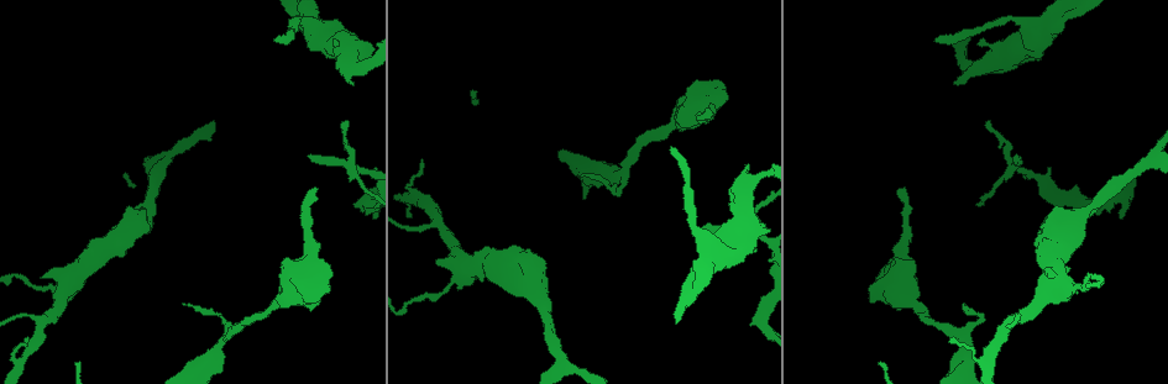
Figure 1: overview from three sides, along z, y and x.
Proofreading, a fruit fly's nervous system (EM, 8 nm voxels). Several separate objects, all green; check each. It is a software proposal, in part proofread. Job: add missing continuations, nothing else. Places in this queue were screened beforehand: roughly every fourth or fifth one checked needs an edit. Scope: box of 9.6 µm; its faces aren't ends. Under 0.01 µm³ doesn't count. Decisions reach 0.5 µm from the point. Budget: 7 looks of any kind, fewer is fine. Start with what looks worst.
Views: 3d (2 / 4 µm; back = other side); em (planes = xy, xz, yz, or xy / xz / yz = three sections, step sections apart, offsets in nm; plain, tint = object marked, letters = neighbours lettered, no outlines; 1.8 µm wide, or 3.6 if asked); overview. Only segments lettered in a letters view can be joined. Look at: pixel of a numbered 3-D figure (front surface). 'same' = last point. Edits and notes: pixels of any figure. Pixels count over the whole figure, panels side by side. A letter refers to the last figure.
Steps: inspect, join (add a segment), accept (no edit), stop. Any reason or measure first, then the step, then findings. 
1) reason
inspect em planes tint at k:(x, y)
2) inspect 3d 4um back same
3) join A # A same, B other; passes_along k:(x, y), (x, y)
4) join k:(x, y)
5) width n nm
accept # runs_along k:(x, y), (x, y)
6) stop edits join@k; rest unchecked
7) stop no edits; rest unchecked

inspect 3d 2um back at 1:(278, 37)

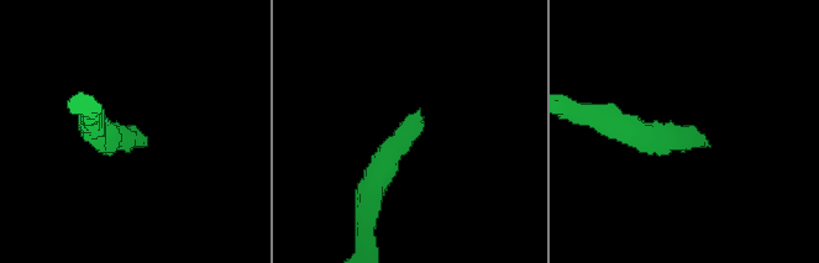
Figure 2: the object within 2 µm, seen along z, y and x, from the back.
now the EM
inspect em planes plain at 2:(701, 134)

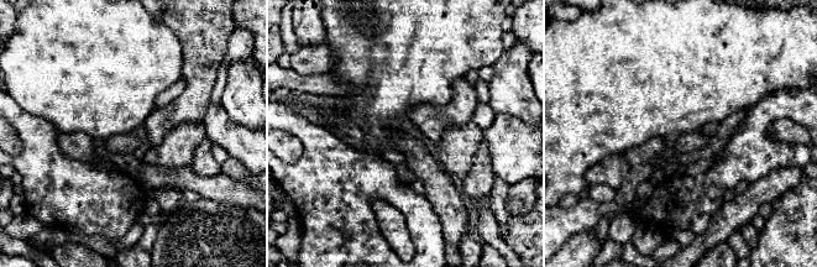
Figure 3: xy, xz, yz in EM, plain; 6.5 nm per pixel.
inspect em planes letters same

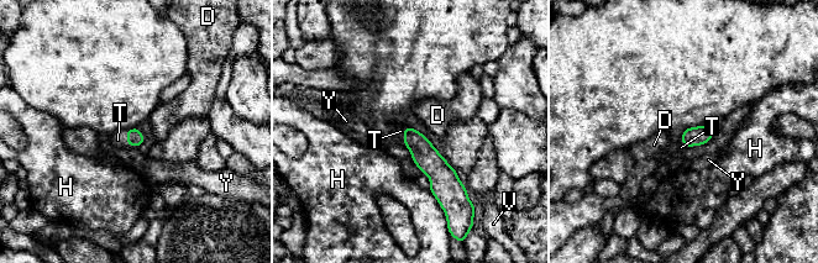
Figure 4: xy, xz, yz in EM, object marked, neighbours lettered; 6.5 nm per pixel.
width 110 nm; longest_contact H 170 nm
join T # D other, H other, T same, V other, Y other; the cell continues

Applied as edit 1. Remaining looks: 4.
inspect overview

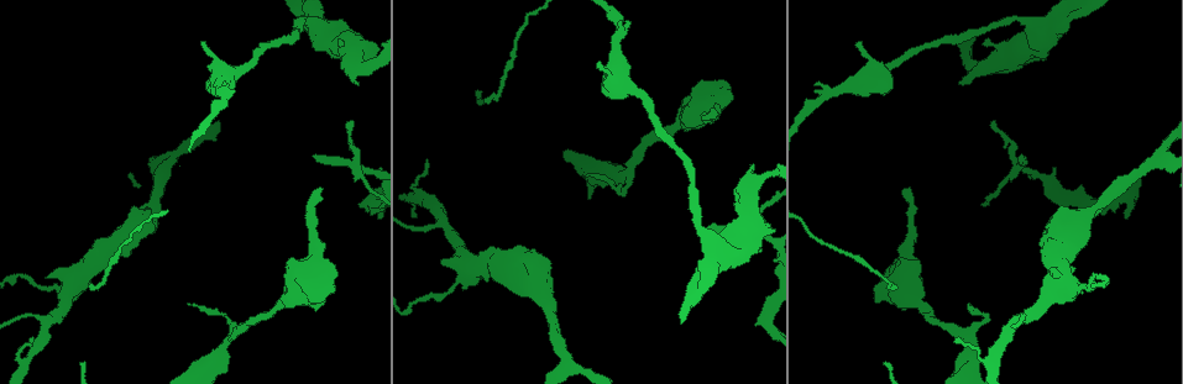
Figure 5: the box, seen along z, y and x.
an open end
inspect 3d 2um at 5:(321, 189)

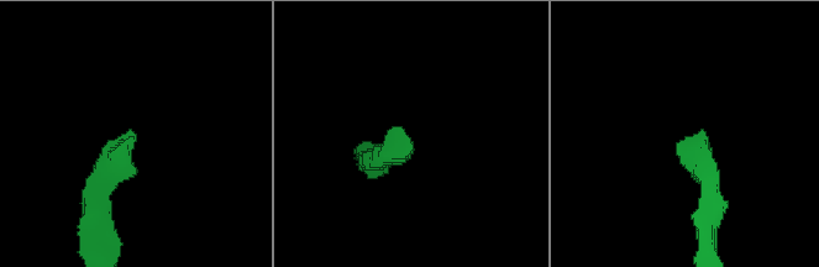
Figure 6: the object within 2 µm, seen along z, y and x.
inspect em xy step 4 tint at 6:(694, 135)

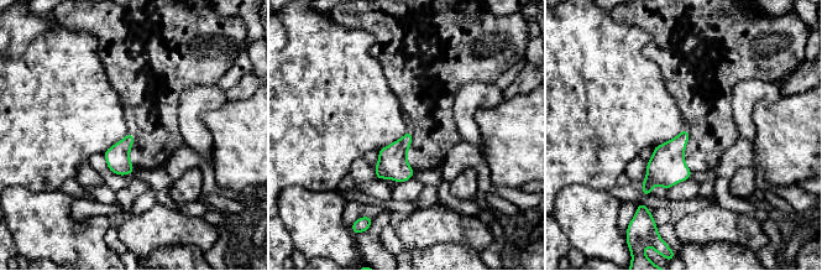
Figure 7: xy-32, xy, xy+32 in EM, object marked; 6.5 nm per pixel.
inspect em xz step 16 letters same

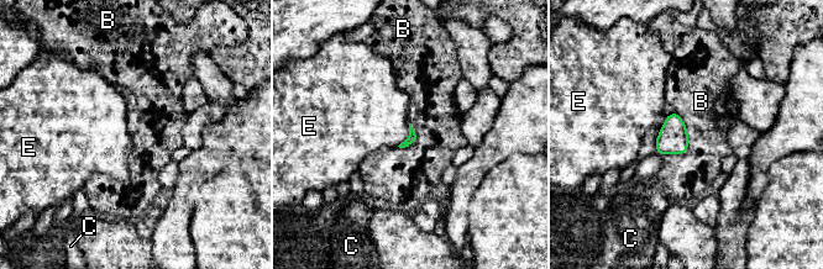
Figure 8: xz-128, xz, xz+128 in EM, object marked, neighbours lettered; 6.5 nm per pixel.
longest_contact B 300 nm
accept # B other, C other, E other; none of them fits

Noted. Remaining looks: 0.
stop edits join@4; rest unchecked

